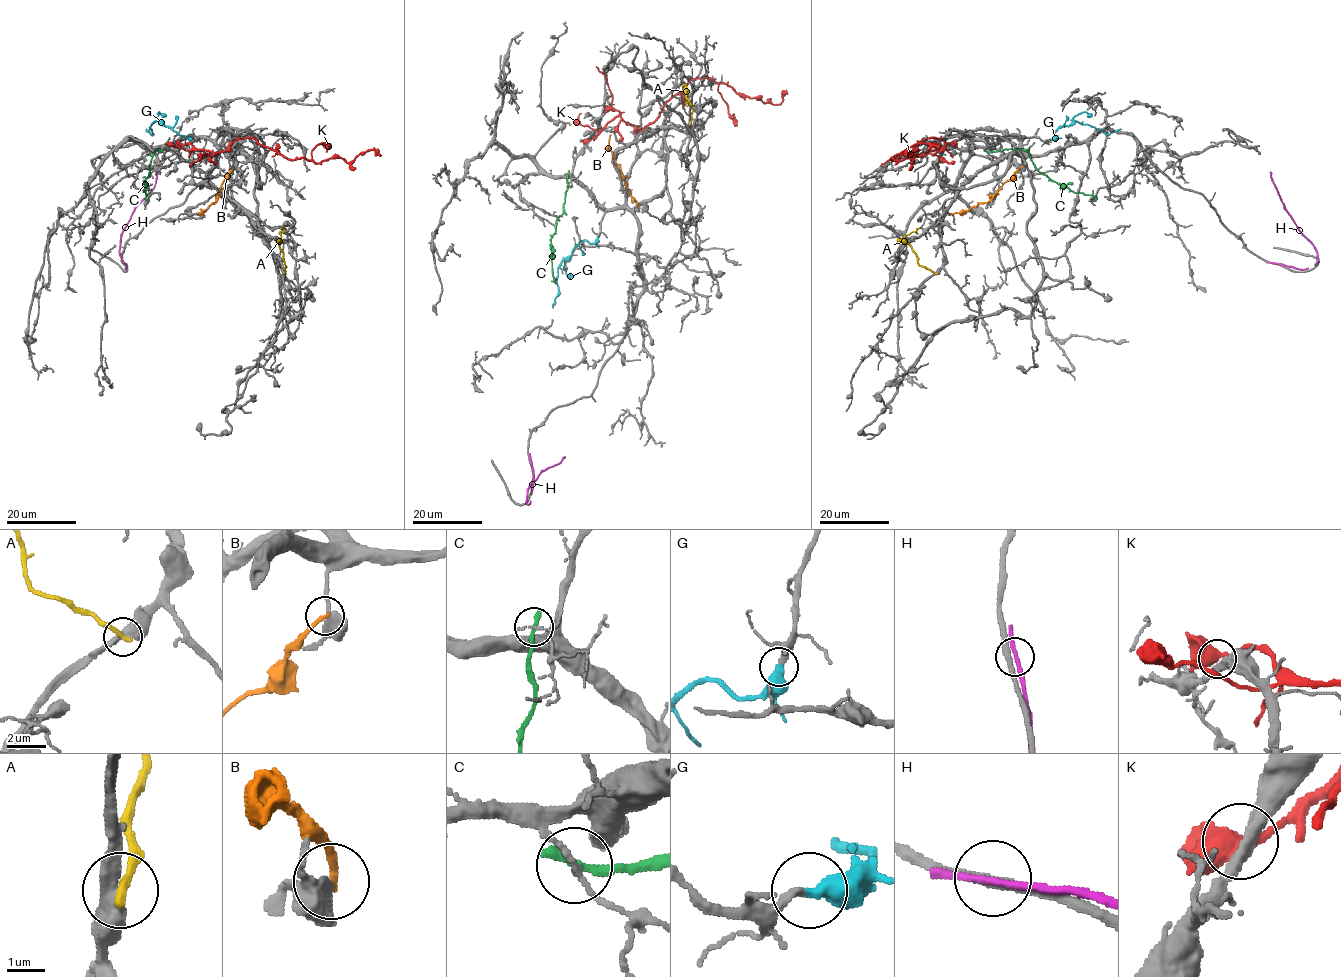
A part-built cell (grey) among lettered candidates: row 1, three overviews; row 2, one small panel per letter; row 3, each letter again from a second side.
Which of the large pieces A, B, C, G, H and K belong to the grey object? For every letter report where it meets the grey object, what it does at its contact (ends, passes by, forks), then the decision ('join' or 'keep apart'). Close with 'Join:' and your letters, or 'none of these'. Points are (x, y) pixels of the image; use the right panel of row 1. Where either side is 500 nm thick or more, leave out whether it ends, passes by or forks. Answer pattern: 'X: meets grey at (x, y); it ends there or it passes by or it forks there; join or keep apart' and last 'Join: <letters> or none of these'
A: meets grey at (935, 273); it ends there; keep apart
B: meets grey at (1021, 166); it ends there; keep apart
C: meets grey at (987, 152); it ends there; keep apart
G: meets grey at (1051, 139); join
H: meets grey at (1273, 262); it passes by; keep apart
K: meets grey at (954, 145); it passes by; keep apart
Join: G

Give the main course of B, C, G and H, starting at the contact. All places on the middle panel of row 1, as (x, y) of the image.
B: (639, 207), (609, 146), (610, 134)
C: (568, 173), (563, 213), (556, 220), (556, 233), (551, 237), (552, 280), (556, 283)
G: (597, 238), (593, 243), (582, 240), (562, 261), (557, 269), (557, 296), (552, 307)
H: (530, 459), (533, 485), (530, 502), (527, 504), (528, 487), (543, 471), (565, 456)

